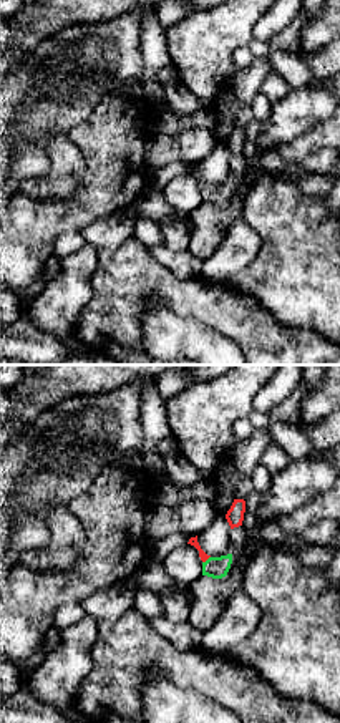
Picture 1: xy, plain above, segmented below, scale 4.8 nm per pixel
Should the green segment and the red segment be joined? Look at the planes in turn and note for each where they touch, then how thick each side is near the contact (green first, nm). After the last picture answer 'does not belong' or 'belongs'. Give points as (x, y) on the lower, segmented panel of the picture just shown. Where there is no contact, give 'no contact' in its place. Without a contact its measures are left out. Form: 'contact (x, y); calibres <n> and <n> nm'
contact (208, 559); calibres 110 and 50 nm

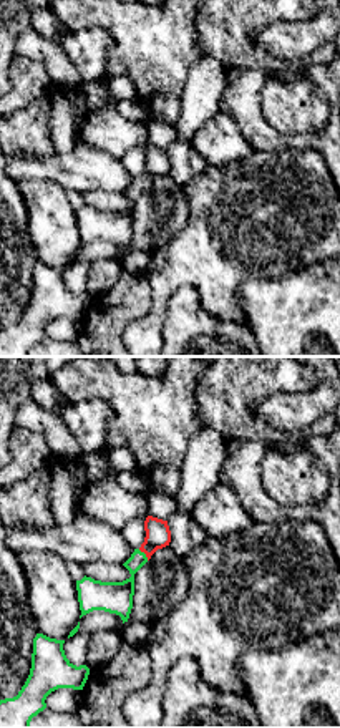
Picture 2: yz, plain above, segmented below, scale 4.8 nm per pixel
contact (145, 554); calibres 160 and 120 nm

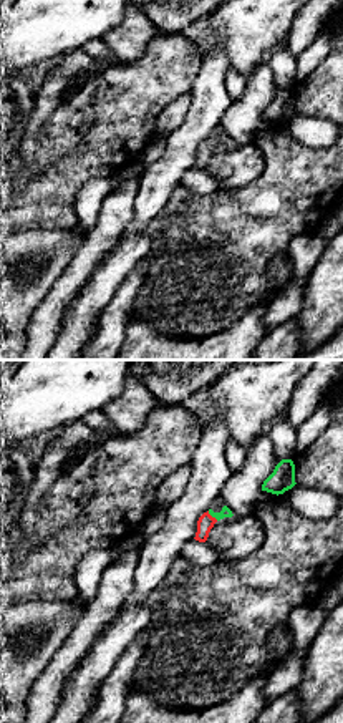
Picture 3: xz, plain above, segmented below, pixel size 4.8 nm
contact (212, 516); calibres 50 and 80 nm

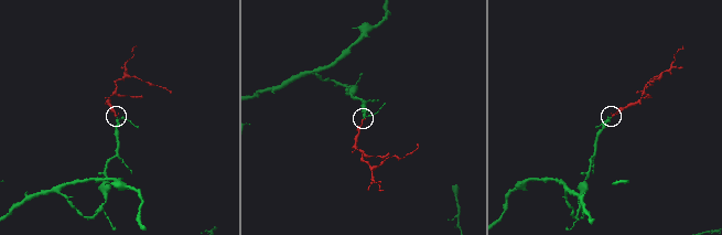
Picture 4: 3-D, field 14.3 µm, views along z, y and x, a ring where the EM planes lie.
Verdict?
belongs

